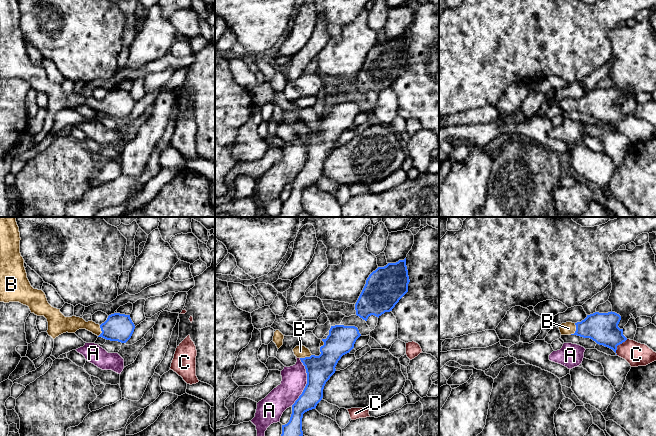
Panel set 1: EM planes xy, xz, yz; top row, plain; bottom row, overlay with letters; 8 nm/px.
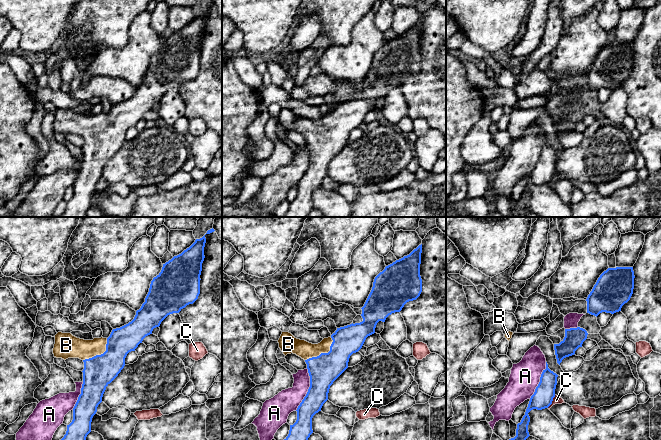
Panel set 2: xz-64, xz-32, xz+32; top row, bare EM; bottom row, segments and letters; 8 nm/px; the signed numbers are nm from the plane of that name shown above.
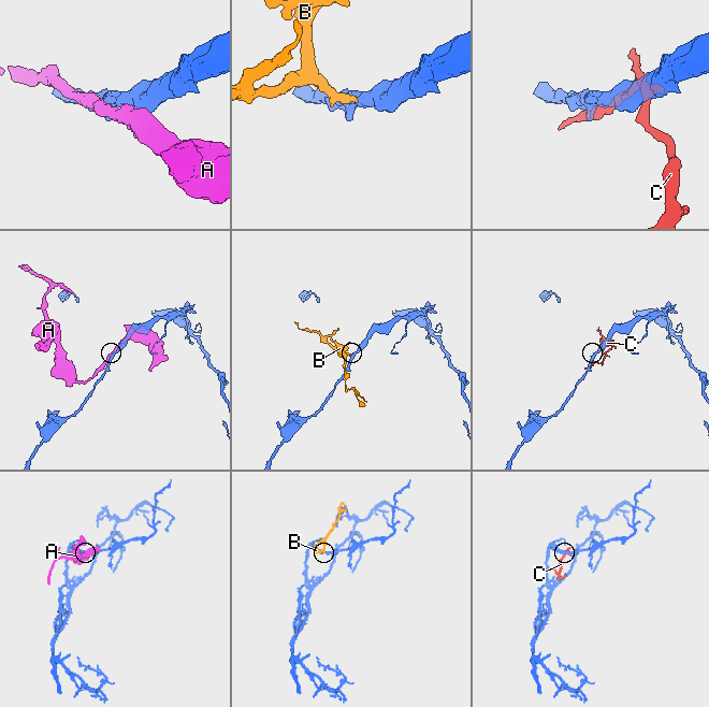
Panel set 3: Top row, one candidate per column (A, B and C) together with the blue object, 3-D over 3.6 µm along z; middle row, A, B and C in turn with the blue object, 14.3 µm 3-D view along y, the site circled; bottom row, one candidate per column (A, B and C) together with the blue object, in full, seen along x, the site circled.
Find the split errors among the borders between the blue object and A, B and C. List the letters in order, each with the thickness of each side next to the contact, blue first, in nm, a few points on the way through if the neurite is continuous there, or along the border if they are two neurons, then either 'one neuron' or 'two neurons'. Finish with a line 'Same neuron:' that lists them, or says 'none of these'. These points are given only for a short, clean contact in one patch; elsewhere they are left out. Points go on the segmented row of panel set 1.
A: calibres 220 and 200 nm; two neurons
B: calibres 240 and 110 nm; way yz (602, 328), (576, 330), (568, 328); one neuron
C: calibres 240 and 190 nm; border yz (627, 339), (617, 346), (616, 354); two neurons
Same neuron: B

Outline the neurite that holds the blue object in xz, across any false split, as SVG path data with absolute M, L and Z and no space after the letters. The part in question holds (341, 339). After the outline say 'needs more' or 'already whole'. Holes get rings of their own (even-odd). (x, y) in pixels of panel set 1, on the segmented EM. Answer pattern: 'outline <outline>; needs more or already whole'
outline M331 326L326 339L321 339L319 356L312 355L302 344L293 349L294 355L301 360L307 373L307 384L292 405L292 414L287 424L282 425L281 436L303 436L303 414L315 409L323 398L326 382L335 373L341 357L349 353L356 340L361 336L355 326Z; needs more

